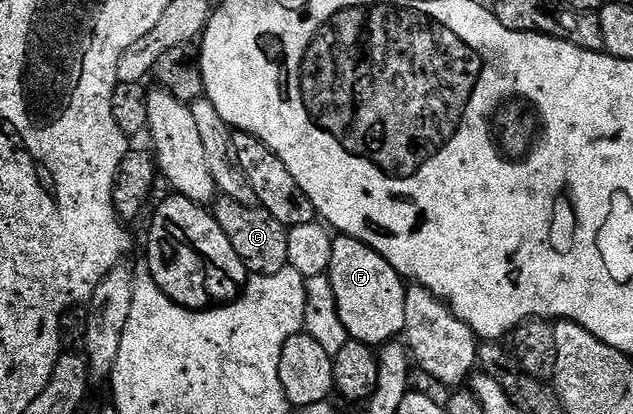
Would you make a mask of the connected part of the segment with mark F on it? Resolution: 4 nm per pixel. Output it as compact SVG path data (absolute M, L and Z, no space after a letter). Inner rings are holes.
M339 235L334 242L328 273L335 292L335 306L349 339L383 346L397 341L406 330L406 290L403 276L379 252L351 236Z

